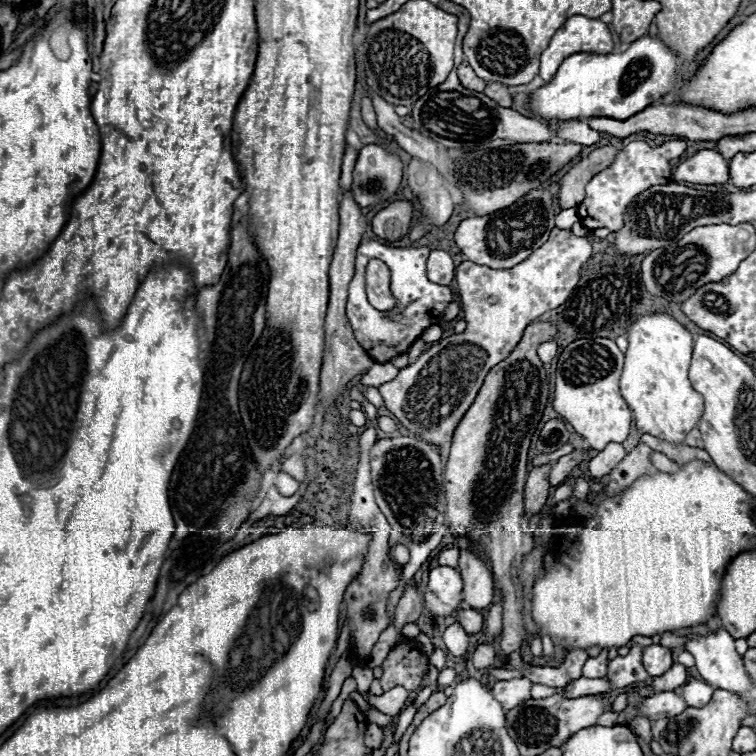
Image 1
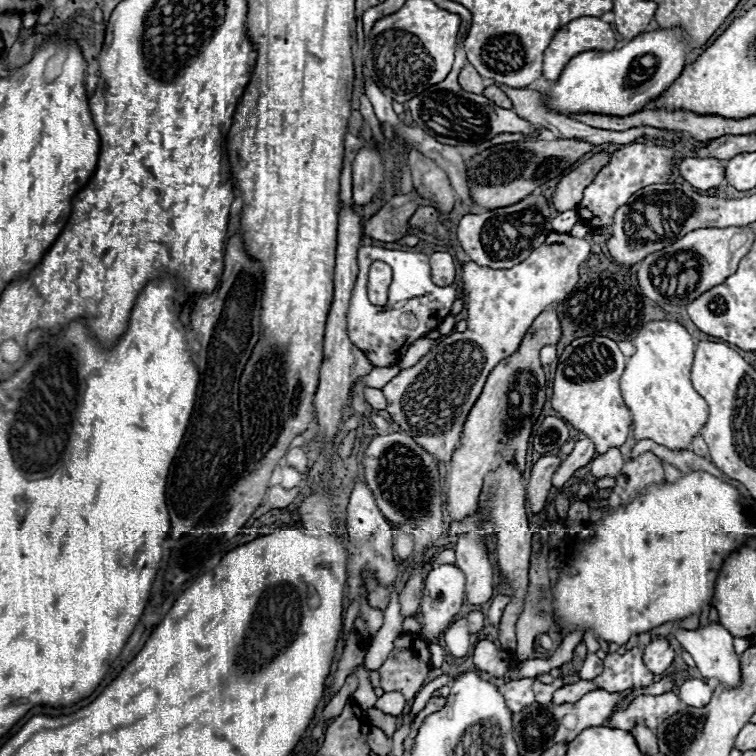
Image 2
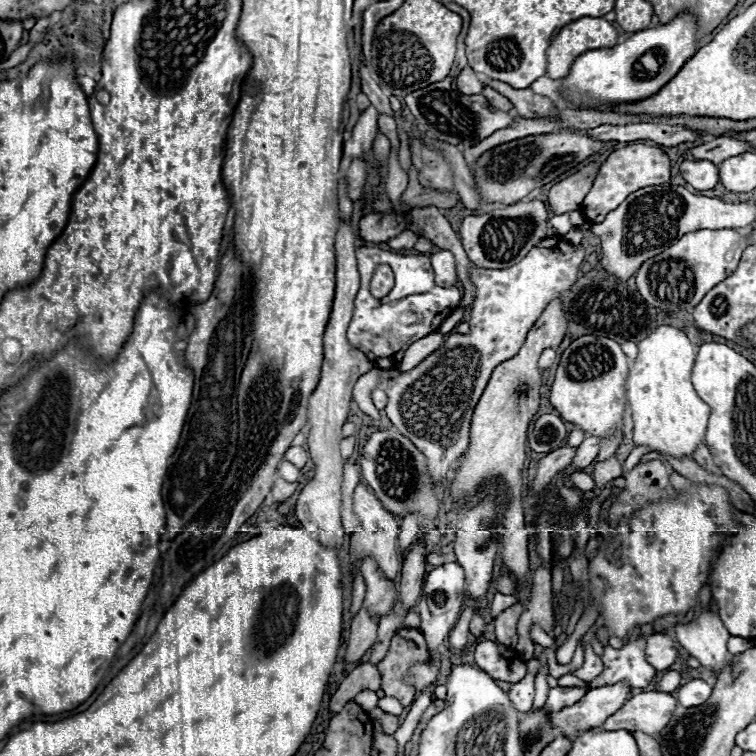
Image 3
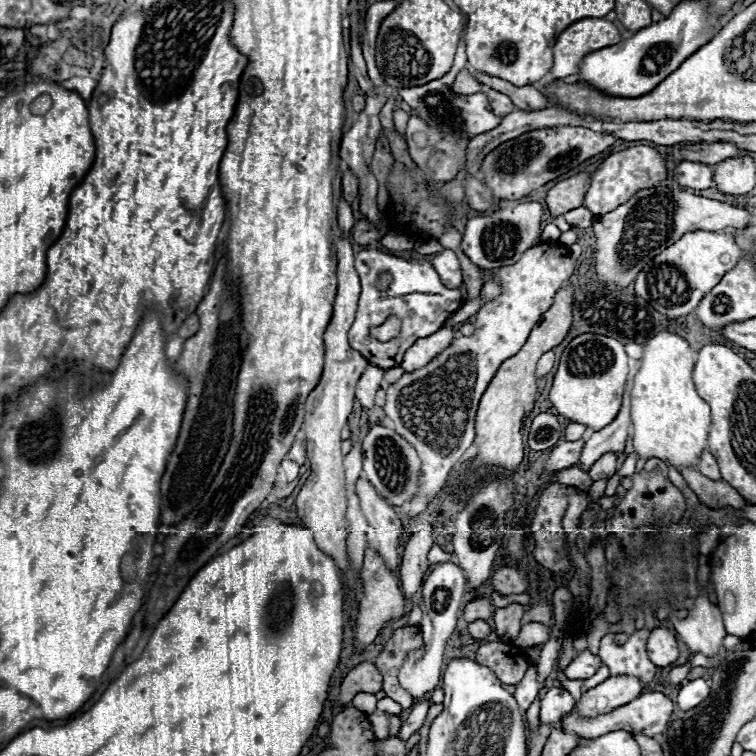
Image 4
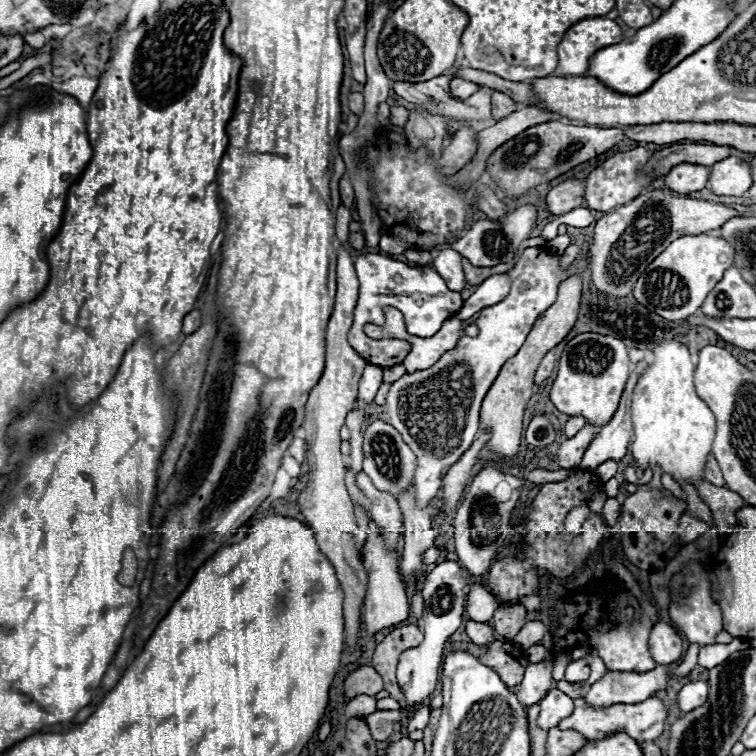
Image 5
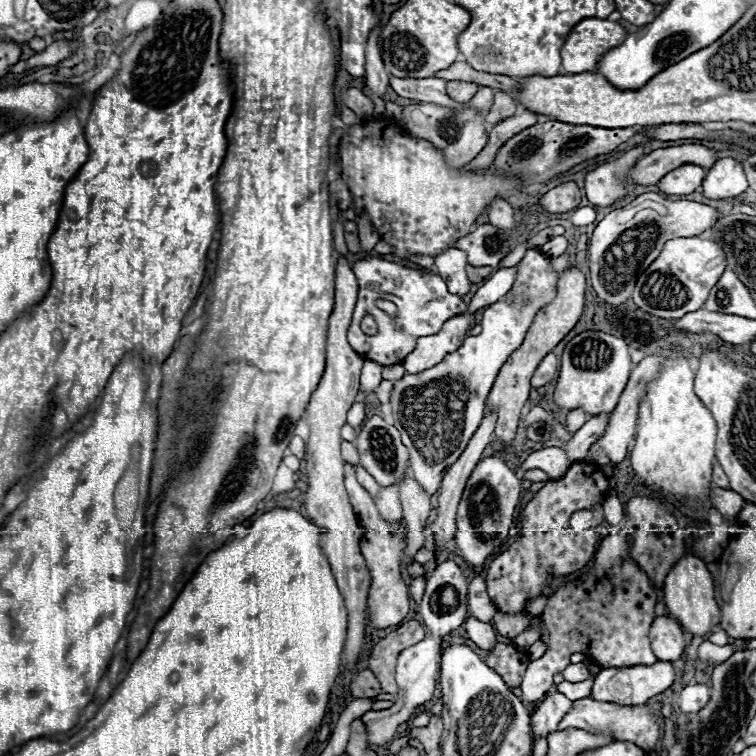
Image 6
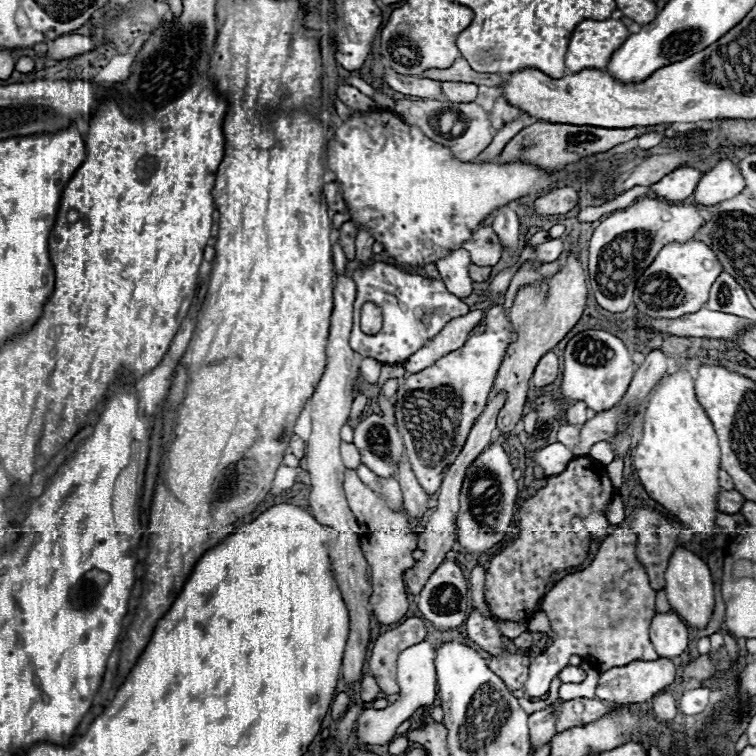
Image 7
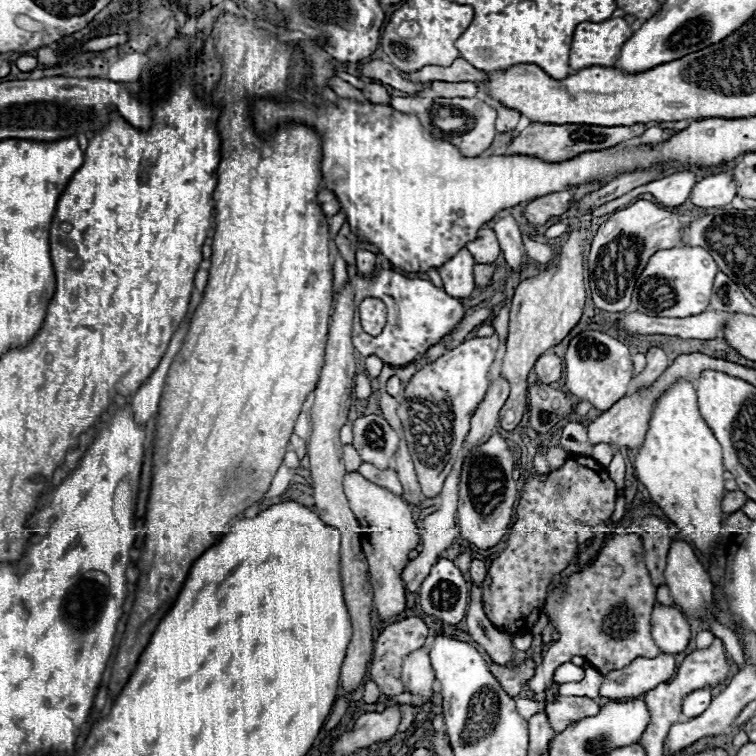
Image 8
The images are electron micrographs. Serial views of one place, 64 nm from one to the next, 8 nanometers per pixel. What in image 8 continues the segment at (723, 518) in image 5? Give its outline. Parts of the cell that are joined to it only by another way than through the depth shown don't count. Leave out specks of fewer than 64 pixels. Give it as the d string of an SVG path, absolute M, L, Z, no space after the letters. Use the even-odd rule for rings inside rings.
M736 490L736 492L726 492L724 494L724 500L722 500L722 510L726 512L726 514L732 514L732 512L738 512L744 504L746 504L746 496L744 496L744 492L740 492L740 490Z

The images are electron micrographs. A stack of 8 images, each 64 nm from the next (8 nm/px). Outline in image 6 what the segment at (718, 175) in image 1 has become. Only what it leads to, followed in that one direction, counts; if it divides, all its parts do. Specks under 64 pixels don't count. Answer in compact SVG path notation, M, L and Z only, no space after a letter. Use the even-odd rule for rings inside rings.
M682 164L668 172L660 180L660 190L666 194L692 194L696 192L704 182L706 170L696 164Z

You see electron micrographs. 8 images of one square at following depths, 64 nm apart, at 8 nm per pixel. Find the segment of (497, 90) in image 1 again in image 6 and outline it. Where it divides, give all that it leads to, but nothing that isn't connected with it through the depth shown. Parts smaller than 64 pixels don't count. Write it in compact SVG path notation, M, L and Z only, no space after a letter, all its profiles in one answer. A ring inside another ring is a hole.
M498 92L498 94L494 96L494 104L492 104L486 120L488 120L490 124L498 124L498 122L514 116L516 112L518 112L518 102L516 102L510 94Z

